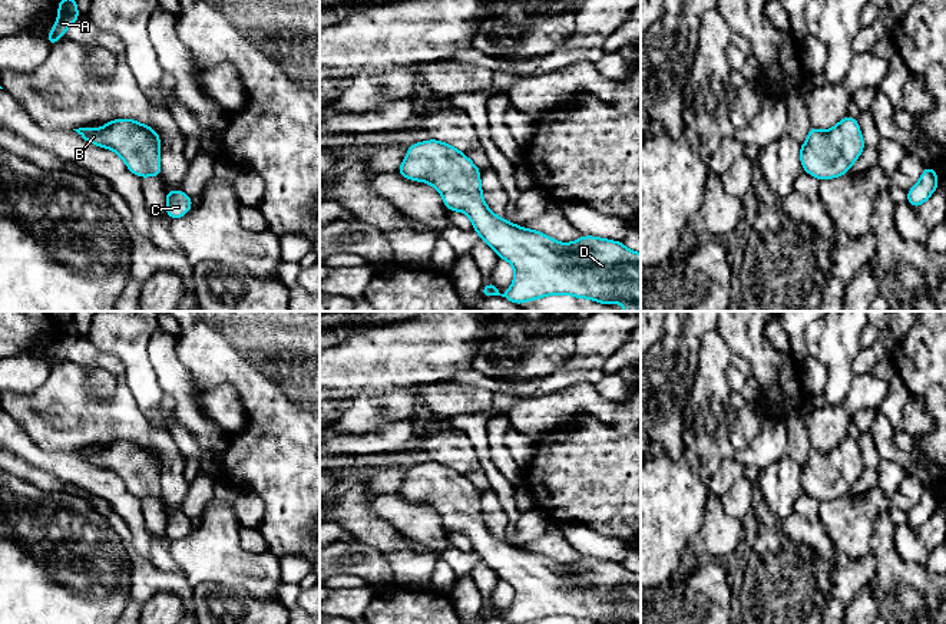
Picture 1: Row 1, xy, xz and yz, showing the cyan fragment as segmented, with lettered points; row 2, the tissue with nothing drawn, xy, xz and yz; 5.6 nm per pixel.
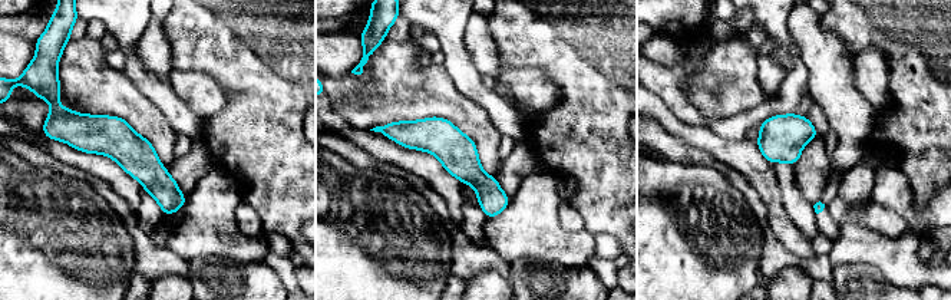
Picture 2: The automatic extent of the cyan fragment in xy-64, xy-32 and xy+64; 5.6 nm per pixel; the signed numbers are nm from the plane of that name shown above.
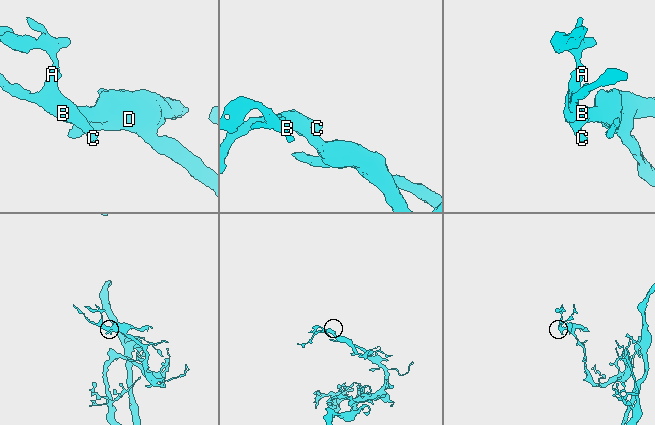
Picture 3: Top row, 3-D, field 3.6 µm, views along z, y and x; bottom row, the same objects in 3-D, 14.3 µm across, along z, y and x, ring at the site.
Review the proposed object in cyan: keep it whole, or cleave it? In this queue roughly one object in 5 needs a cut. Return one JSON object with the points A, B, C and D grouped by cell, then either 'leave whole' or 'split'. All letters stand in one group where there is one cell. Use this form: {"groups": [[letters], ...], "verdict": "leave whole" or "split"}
{"groups": [["A", "B", "C", "D"]], "verdict": "leave whole"}

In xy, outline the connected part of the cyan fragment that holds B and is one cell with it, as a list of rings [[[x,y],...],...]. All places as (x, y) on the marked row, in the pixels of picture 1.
[[[116,119],[92,131],[73,129],[85,141],[115,151],[128,169],[139,178],[161,178],[161,138],[153,128],[132,119]]]

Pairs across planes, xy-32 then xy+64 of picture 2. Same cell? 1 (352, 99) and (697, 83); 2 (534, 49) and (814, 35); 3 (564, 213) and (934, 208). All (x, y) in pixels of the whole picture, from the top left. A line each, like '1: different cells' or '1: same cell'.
1: different cells
2: different cells
3: different cells

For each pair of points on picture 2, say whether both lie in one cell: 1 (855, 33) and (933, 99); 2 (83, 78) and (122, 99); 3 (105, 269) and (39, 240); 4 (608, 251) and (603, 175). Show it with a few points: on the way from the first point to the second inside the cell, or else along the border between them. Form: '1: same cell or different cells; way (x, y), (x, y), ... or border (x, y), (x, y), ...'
1: same cell; way (877, 35), (908, 65), (912, 78)
2: same cell; way (93, 88), (112, 94)
3: same cell; way (89, 269), (68, 269), (55, 256)
4: different cells; border (594, 234), (611, 234), (621, 249)

